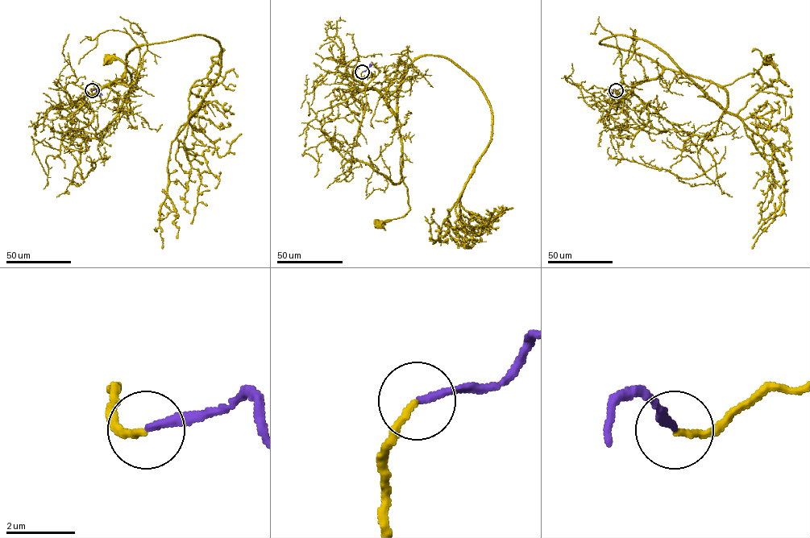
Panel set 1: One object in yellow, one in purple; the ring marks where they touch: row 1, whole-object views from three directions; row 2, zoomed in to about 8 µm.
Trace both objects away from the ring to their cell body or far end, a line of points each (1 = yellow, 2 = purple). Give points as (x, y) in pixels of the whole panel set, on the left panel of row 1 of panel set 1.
1: (92, 90), (120, 80), (126, 69), (130, 84), (136, 83), (139, 73), (133, 68), (118, 58), (109, 61)
2: (92, 90), (96, 88), (102, 95)

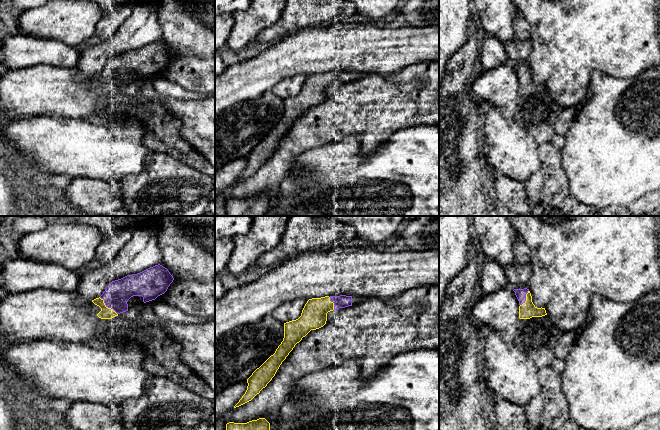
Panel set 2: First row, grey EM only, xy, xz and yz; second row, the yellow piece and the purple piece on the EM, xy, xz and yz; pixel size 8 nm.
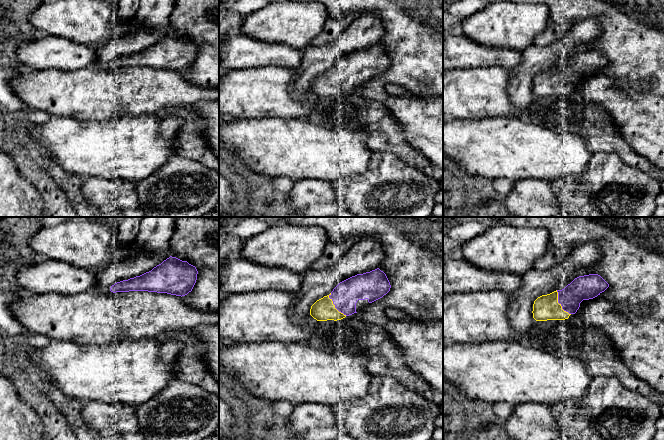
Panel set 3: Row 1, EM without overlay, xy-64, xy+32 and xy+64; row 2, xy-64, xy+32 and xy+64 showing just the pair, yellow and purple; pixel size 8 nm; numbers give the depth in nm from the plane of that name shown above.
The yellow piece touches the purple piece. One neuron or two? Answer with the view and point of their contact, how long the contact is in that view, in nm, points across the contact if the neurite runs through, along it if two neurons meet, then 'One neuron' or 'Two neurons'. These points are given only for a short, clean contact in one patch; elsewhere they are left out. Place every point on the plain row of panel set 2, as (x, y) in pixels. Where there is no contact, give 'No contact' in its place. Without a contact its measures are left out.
Touches yellow at xy (107, 83). Shared border 200 nm. One neuron

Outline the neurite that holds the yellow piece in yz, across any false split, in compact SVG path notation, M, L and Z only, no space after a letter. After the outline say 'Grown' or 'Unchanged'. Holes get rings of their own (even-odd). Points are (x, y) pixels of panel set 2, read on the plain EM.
M514 65L513 67L519 77L520 95L530 95L532 93L542 93L547 91L545 84L537 84L533 80L529 65Z. Grown

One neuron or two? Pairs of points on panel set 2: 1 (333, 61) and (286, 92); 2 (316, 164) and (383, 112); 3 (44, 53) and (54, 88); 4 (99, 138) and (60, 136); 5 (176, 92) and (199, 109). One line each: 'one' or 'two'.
1: two
2: two
3: two
4: one
5: two

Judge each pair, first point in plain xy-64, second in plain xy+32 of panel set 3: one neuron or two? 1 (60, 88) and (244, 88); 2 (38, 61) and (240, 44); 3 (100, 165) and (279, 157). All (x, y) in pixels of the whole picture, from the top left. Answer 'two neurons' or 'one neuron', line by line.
1: one neuron
2: one neuron
3: one neuron

